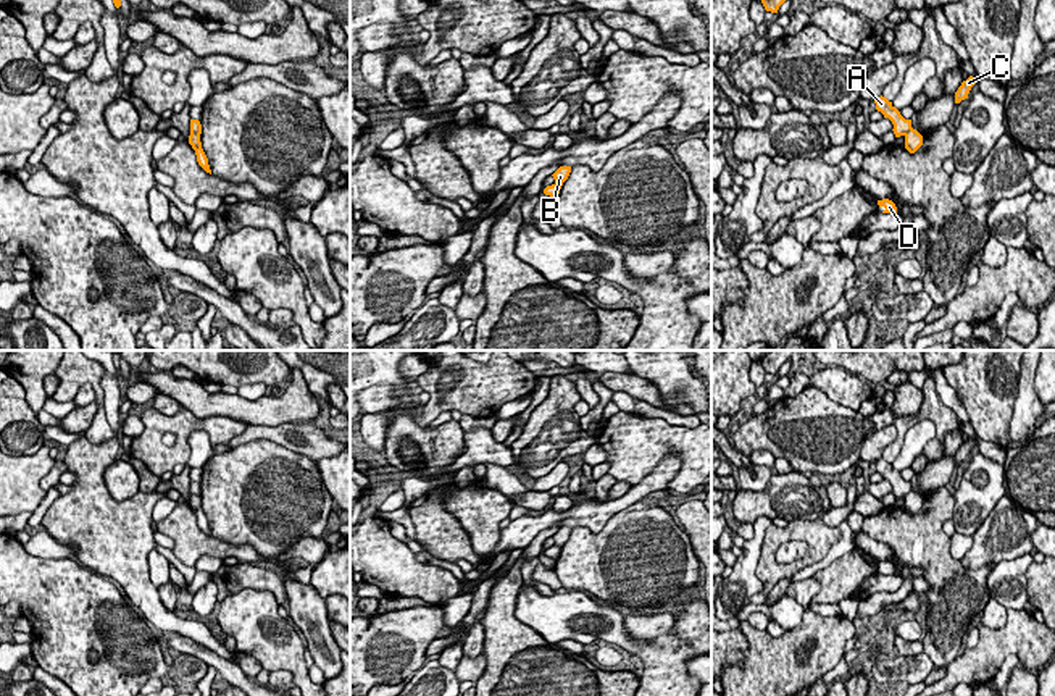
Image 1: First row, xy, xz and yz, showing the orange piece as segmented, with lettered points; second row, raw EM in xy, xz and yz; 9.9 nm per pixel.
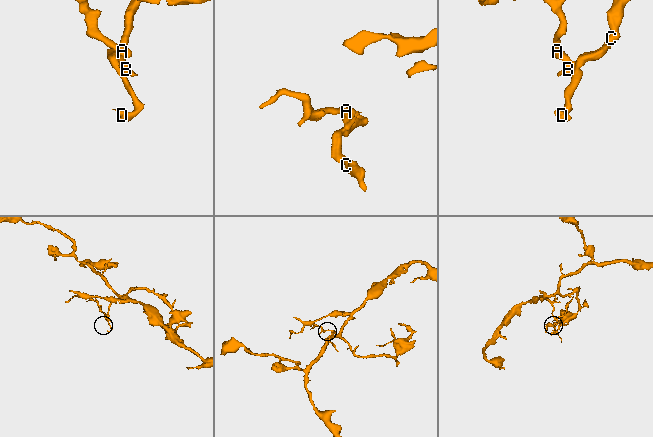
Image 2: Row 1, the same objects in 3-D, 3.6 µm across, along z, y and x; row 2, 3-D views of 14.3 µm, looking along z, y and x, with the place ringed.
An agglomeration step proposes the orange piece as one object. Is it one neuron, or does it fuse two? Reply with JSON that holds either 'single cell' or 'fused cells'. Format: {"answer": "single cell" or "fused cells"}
{"answer": "fused cells"}

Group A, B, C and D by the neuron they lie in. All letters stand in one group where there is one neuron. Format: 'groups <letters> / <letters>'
groups A B / C D

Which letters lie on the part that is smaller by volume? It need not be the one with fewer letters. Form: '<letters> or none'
C, D

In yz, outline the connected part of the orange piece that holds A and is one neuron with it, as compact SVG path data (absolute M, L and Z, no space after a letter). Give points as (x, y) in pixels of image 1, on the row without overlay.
M878 459L874 465L876 472L892 483L895 499L905 497L911 491L911 481L905 481L886 459Z

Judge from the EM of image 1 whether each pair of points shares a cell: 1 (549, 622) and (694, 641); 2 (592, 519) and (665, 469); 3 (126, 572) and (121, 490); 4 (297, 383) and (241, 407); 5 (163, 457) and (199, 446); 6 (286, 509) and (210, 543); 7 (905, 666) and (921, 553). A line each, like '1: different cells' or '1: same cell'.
1: same cell
2: same cell
3: different cells
4: same cell
5: different cells
6: different cells
7: different cells

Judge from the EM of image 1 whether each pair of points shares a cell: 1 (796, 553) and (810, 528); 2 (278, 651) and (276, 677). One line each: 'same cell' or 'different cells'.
1: different cells
2: different cells

